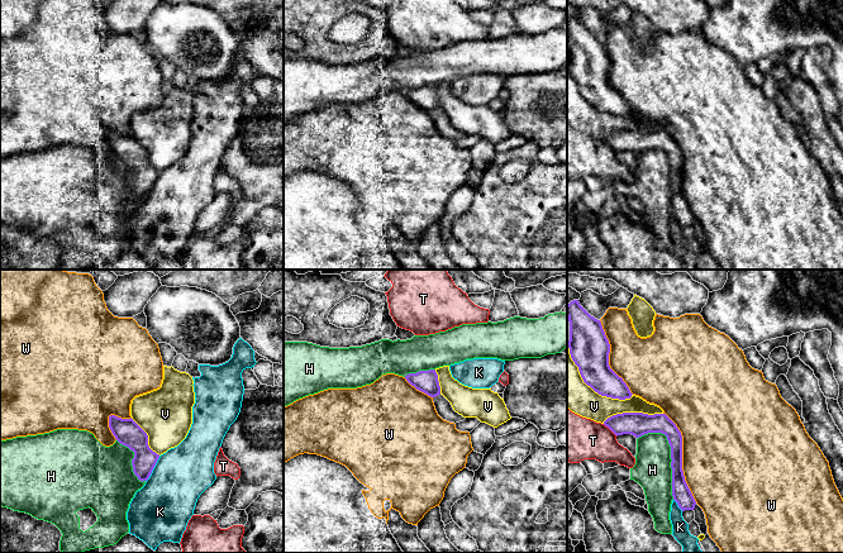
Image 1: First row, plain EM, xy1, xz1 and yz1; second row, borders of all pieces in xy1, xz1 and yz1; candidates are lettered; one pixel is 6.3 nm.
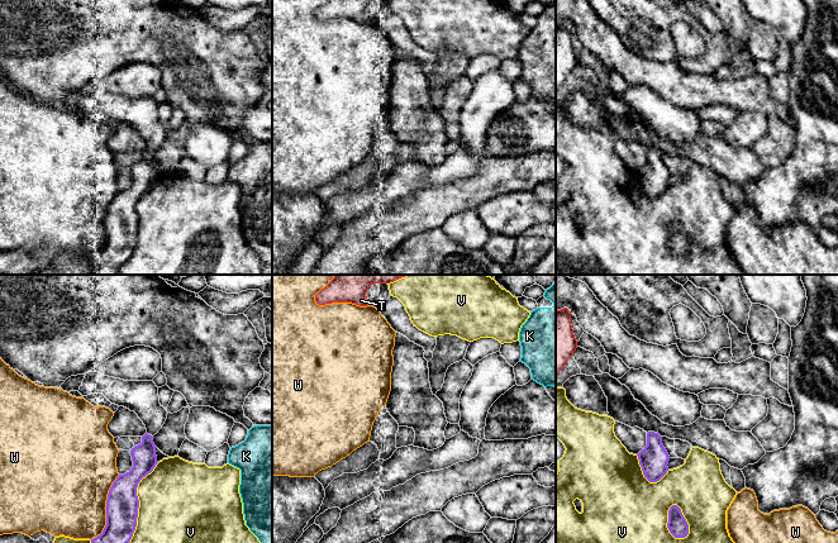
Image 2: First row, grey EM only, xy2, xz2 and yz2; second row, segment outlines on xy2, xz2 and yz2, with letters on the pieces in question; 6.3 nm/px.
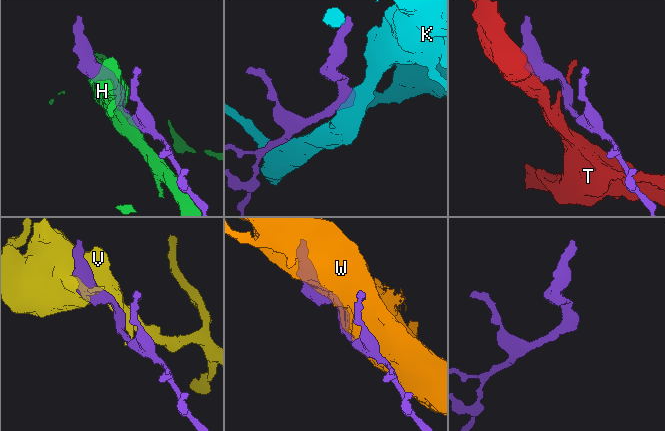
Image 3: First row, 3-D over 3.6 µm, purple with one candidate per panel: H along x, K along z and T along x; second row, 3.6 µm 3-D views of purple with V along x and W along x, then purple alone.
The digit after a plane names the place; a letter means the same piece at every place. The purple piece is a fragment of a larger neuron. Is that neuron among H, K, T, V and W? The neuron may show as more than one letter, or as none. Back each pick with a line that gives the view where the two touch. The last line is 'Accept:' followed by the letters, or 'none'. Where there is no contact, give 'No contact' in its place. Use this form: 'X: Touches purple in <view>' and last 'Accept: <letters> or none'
Accept: none

